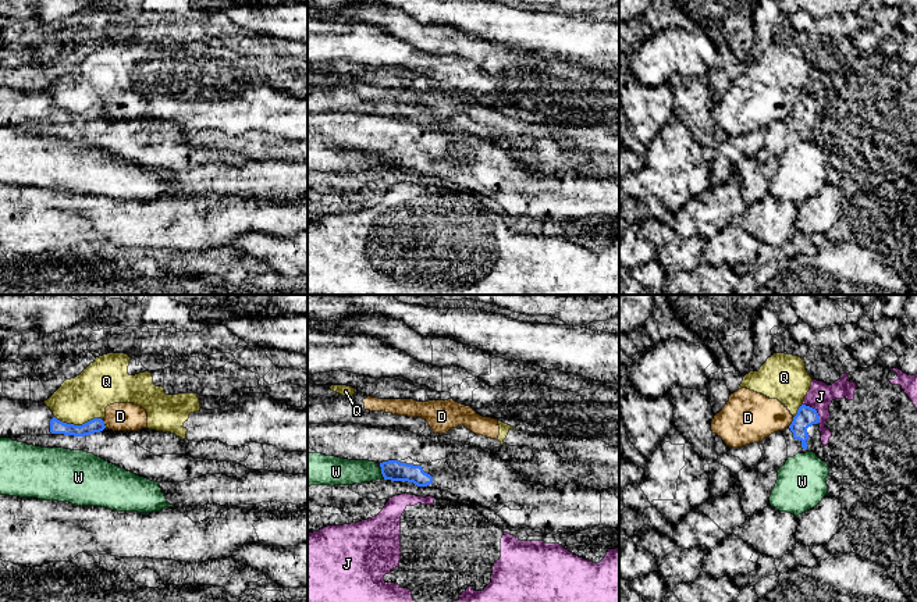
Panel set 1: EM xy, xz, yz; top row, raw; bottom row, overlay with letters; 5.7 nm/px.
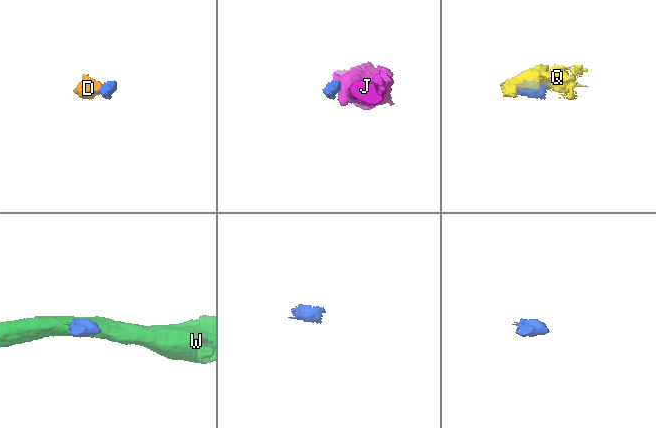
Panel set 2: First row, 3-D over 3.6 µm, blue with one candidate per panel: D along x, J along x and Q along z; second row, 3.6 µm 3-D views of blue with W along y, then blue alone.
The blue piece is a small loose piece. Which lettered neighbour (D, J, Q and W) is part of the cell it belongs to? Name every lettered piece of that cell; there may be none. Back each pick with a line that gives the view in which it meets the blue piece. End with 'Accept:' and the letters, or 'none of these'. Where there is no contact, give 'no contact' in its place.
Accept: none of these

